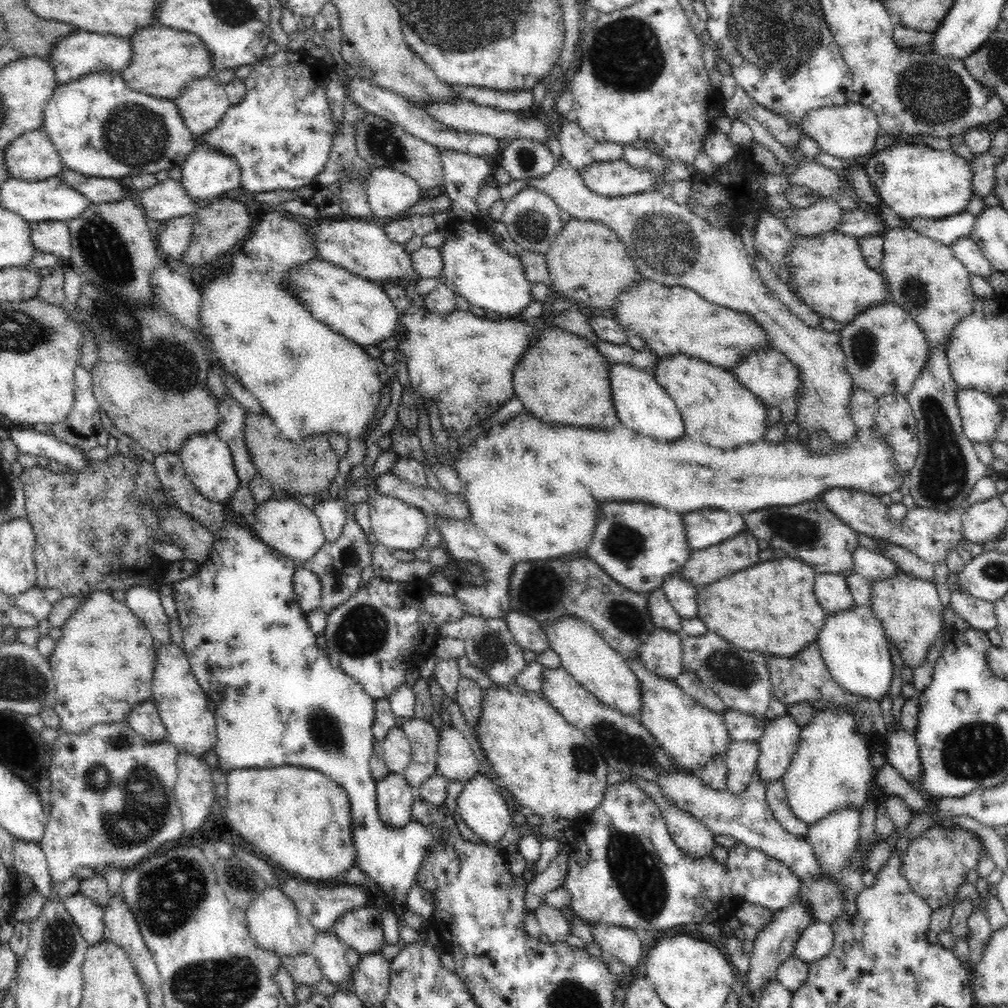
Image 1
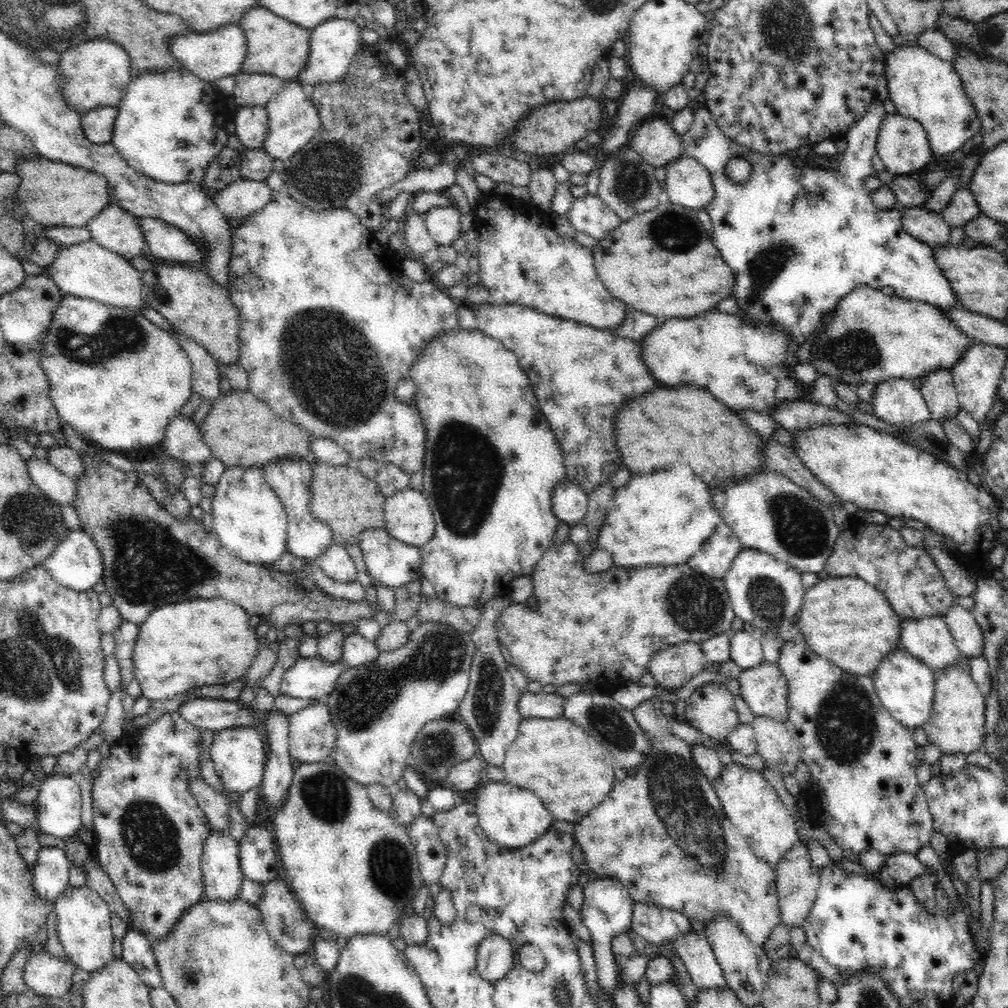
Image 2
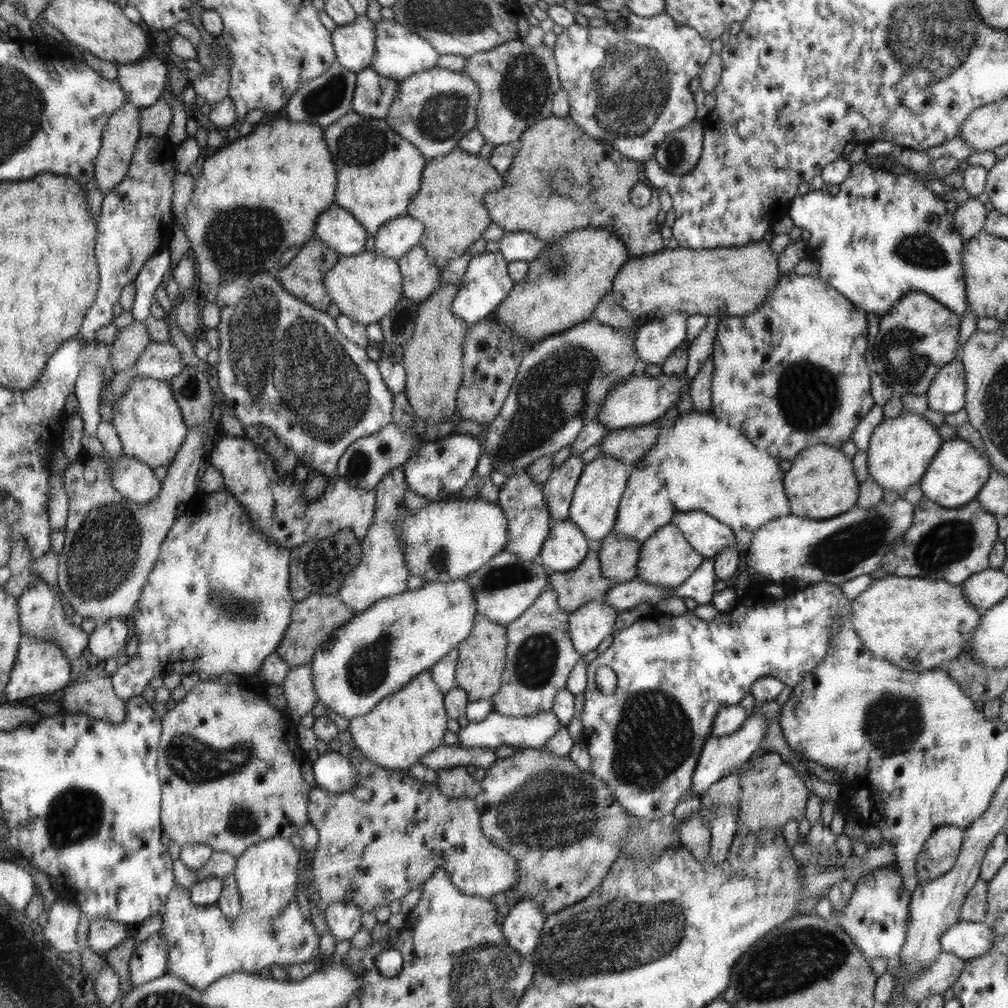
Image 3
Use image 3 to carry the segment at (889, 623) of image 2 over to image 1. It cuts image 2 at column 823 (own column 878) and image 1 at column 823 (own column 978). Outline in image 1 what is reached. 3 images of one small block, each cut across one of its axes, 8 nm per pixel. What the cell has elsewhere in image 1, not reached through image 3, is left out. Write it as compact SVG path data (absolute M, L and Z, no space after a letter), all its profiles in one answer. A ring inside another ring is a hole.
M783 556L760 561L697 590L697 617L706 625L708 631L716 633L738 648L754 650L766 656L792 657L806 645L815 642L827 617L814 595L816 575L812 566L796 558Z

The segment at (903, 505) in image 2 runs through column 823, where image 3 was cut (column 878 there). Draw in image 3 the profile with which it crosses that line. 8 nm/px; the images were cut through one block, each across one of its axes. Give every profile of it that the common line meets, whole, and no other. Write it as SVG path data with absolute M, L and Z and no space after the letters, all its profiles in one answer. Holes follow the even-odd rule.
M904 410L896 418L885 418L872 433L868 444L868 473L884 490L893 490L902 497L902 492L912 484L919 484L925 476L938 450L944 442L937 426L922 415Z

